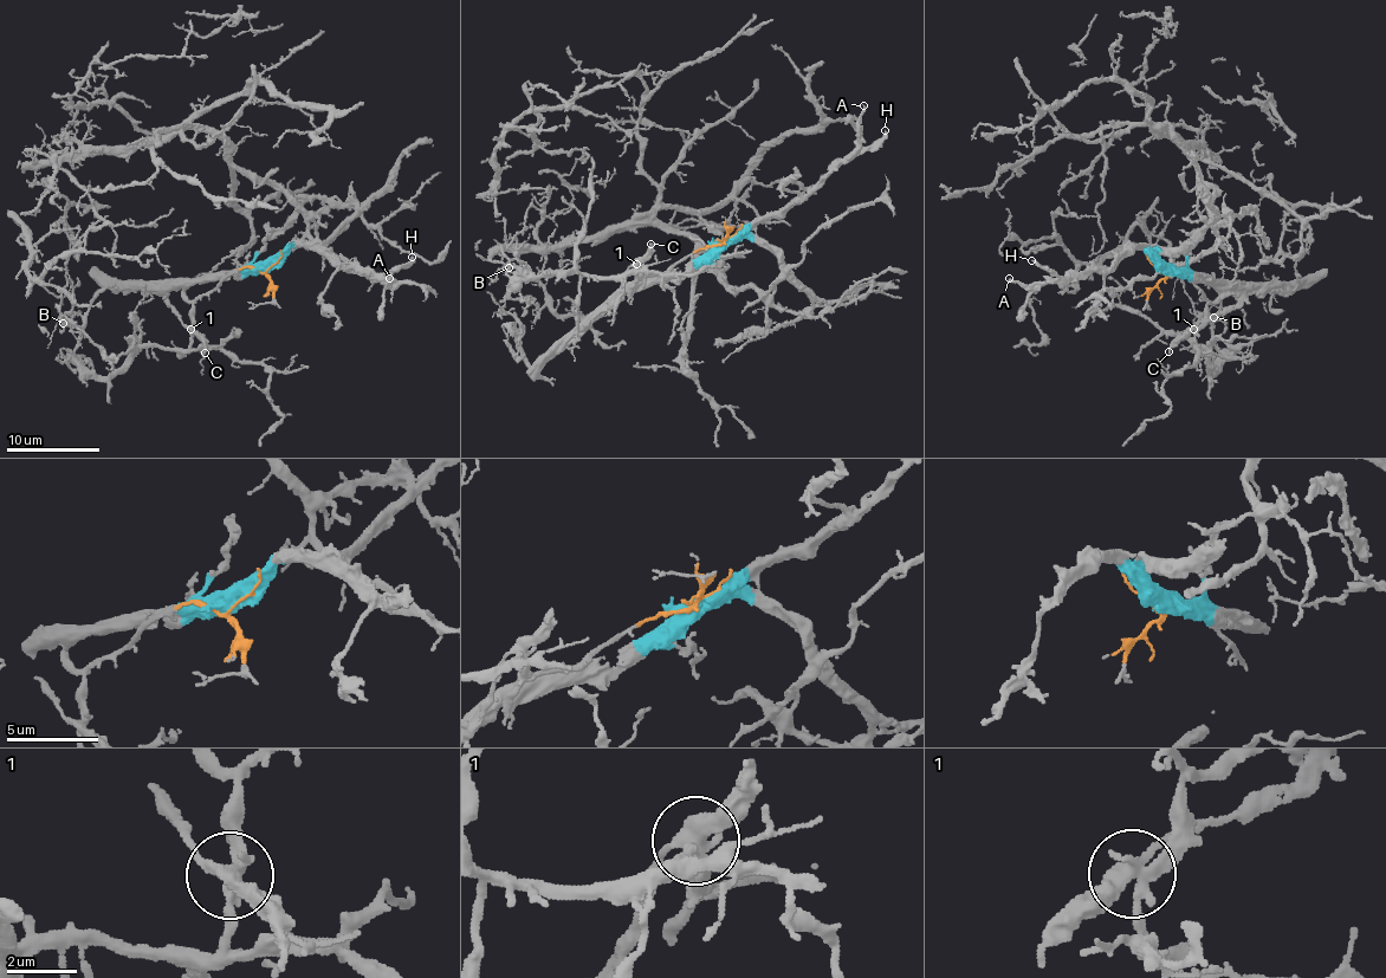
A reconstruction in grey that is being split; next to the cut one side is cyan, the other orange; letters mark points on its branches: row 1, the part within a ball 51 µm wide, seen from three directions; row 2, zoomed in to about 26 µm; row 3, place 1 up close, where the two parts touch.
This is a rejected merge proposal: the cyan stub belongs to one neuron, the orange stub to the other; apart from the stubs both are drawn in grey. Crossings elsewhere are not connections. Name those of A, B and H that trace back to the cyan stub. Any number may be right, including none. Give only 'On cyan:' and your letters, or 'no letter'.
On cyan: A, H

